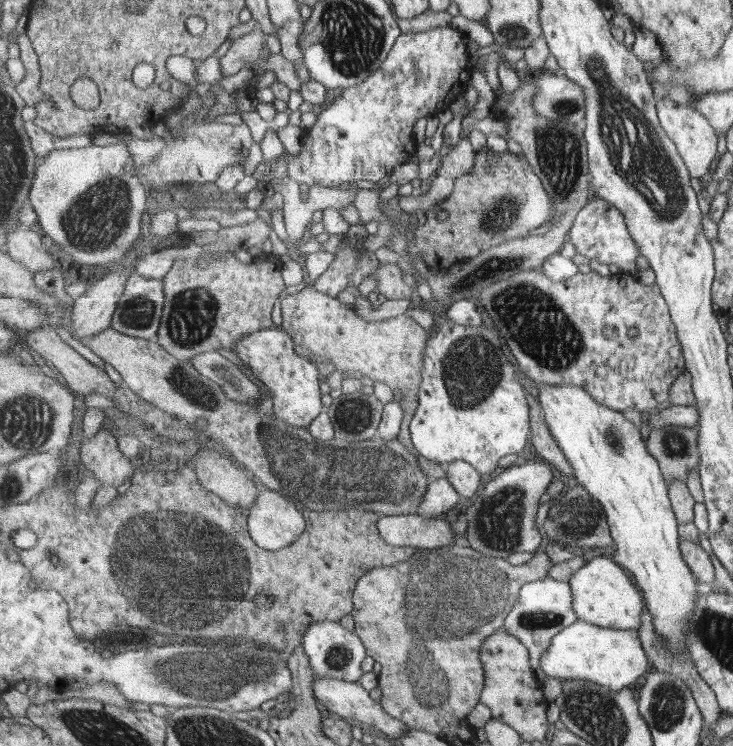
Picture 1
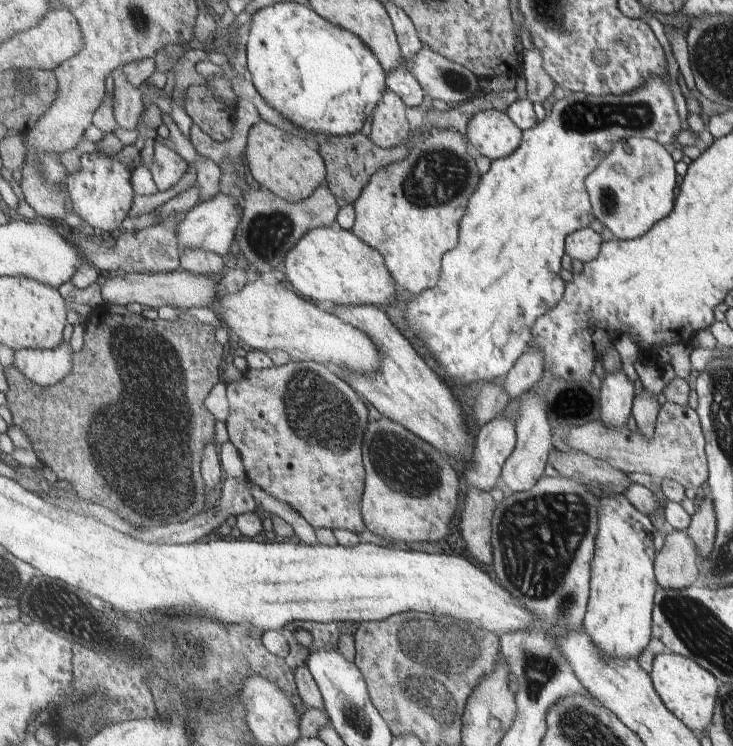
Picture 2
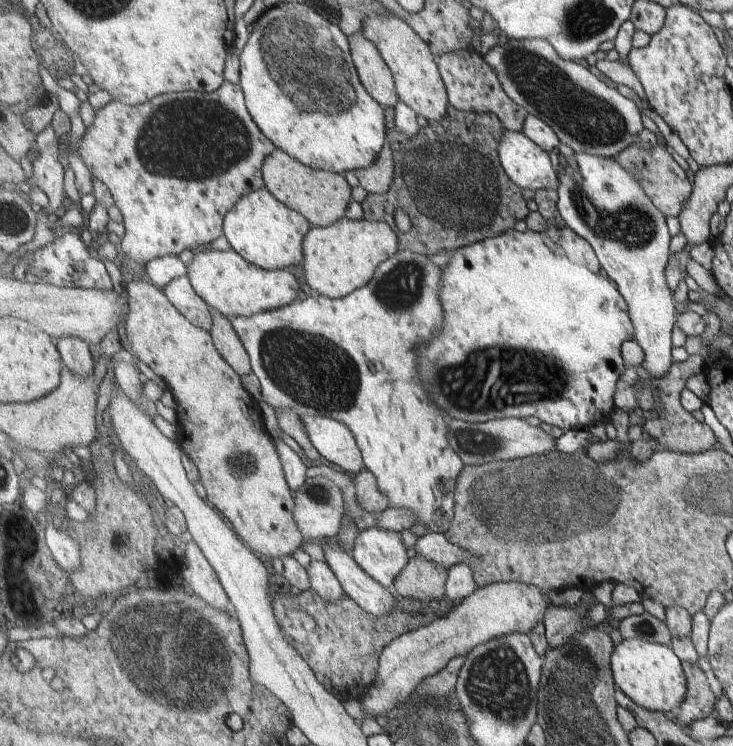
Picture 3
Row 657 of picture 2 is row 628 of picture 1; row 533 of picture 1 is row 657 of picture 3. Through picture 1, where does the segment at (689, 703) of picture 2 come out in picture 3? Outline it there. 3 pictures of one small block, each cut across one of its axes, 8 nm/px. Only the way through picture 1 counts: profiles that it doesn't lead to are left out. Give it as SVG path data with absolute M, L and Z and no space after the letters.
M624 639L615 646L610 660L617 687L641 707L669 713L685 701L688 692L686 675L682 661L672 647L645 643L640 639Z

